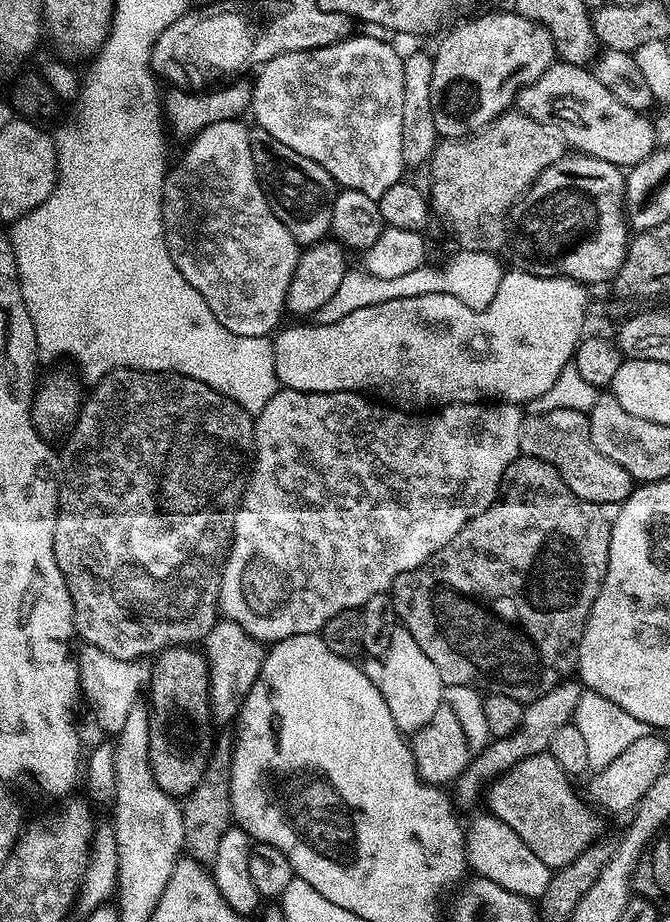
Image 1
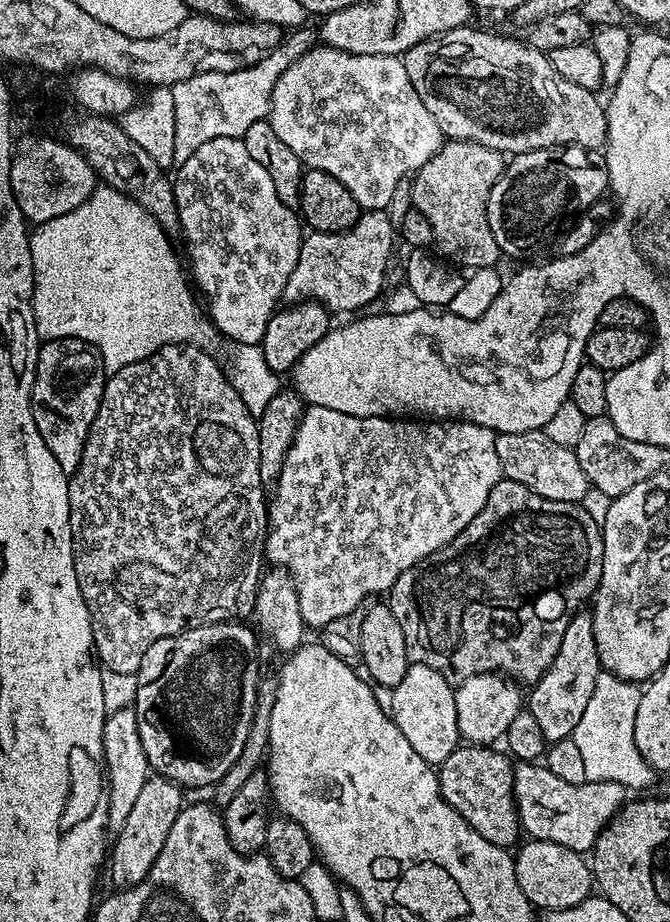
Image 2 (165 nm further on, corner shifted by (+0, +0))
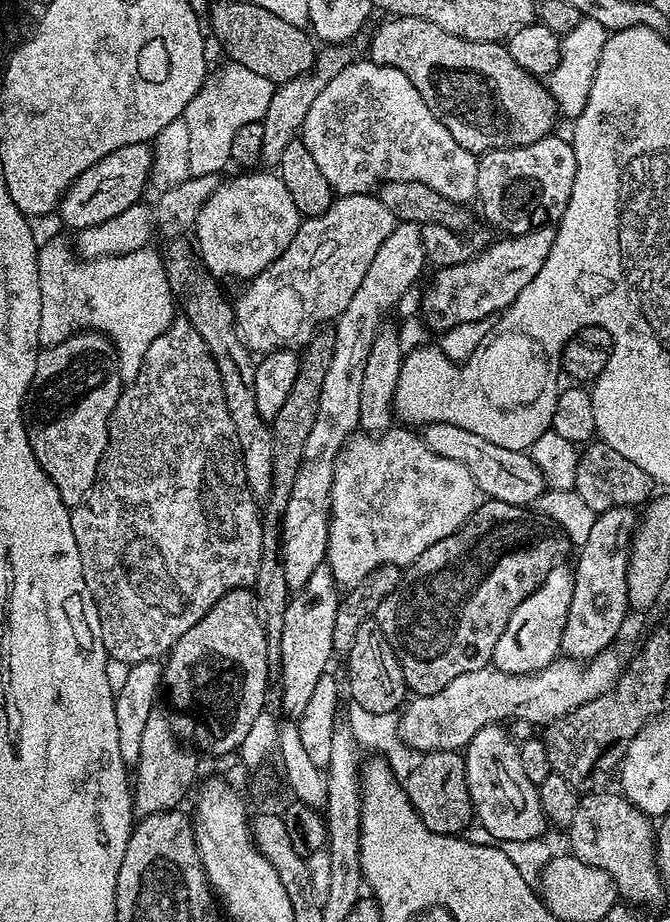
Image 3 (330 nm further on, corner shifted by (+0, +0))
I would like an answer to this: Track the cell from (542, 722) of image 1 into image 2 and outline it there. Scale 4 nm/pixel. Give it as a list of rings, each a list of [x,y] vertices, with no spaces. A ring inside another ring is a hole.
[[[581,610],[570,618],[570,626],[566,626],[566,634],[562,634],[562,646],[558,646],[558,654],[554,654],[554,662],[542,674],[536,684],[531,685],[526,696],[526,711],[538,718],[538,726],[542,726],[545,741],[567,740],[572,735],[574,726],[582,719],[582,713],[590,702],[590,693],[594,691],[594,682],[598,682],[601,671],[598,646],[594,642],[594,622],[592,613]]]

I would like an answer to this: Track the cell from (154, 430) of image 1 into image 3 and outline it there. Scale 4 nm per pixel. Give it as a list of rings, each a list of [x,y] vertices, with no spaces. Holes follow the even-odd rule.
[[[173,319],[170,327],[150,342],[150,350],[146,350],[146,358],[133,380],[136,381],[129,388],[127,385],[121,391],[110,414],[108,445],[100,459],[100,473],[96,475],[94,486],[85,500],[71,509],[70,518],[74,542],[78,542],[78,554],[82,558],[82,574],[100,615],[104,648],[111,659],[129,666],[163,657],[175,646],[178,638],[182,638],[182,634],[186,634],[186,630],[190,630],[190,626],[200,621],[214,602],[222,598],[222,594],[235,588],[252,588],[258,576],[262,549],[261,509],[246,482],[238,434],[234,434],[234,422],[230,422],[230,410],[226,410],[226,398],[222,394],[222,380],[210,350],[206,350],[206,342],[202,342],[202,334],[198,334],[188,320]]]

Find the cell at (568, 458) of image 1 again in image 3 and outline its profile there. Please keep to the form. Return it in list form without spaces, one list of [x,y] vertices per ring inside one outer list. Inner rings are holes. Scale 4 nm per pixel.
[[[429,424],[423,429],[422,435],[428,448],[433,448],[446,458],[454,458],[454,462],[462,462],[462,466],[470,470],[477,489],[487,499],[532,506],[546,490],[543,472],[527,451],[519,452],[506,450],[506,446],[494,446],[494,442],[478,438],[478,434],[470,434],[470,430],[462,430],[449,424]]]

